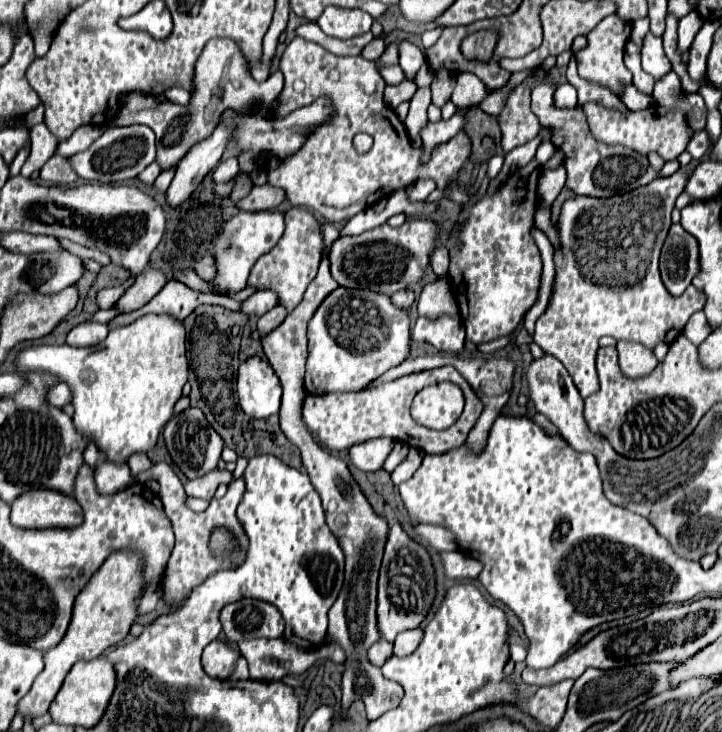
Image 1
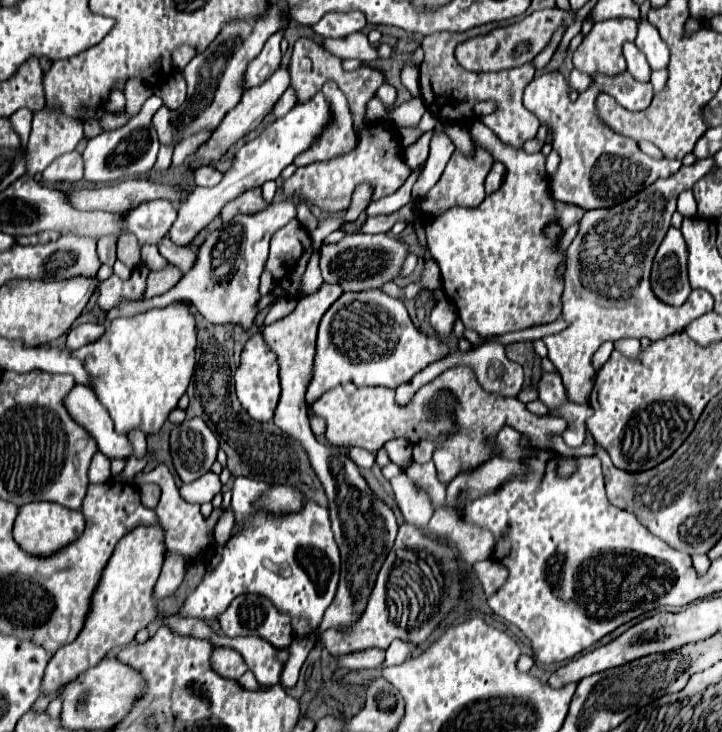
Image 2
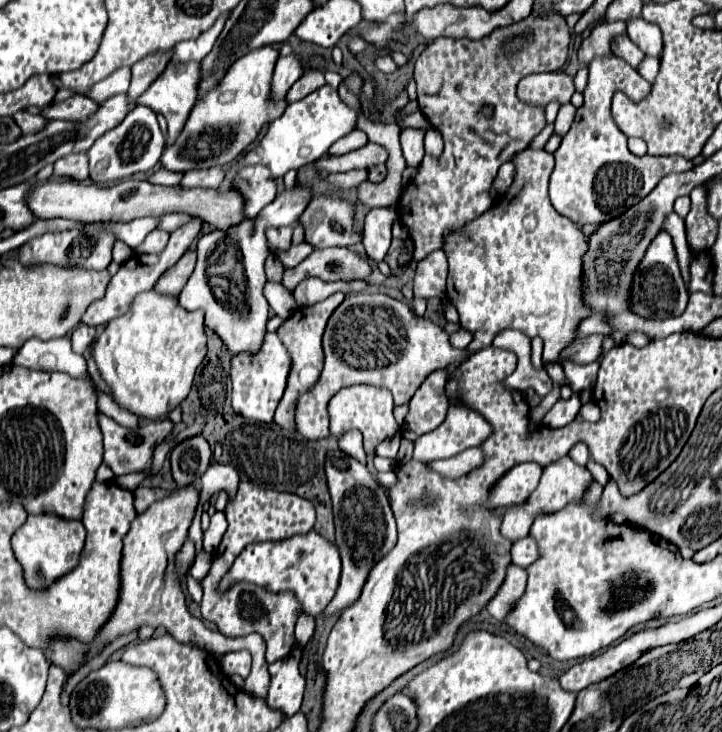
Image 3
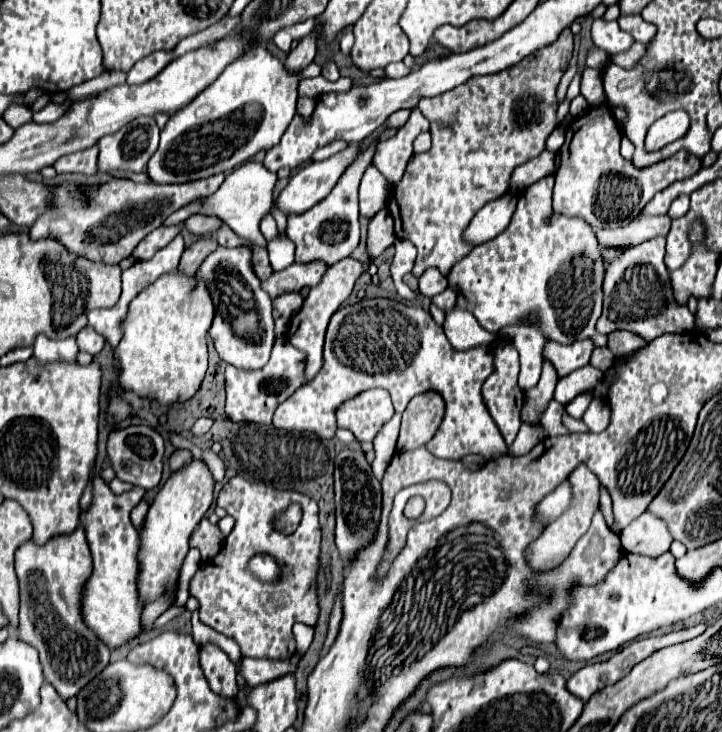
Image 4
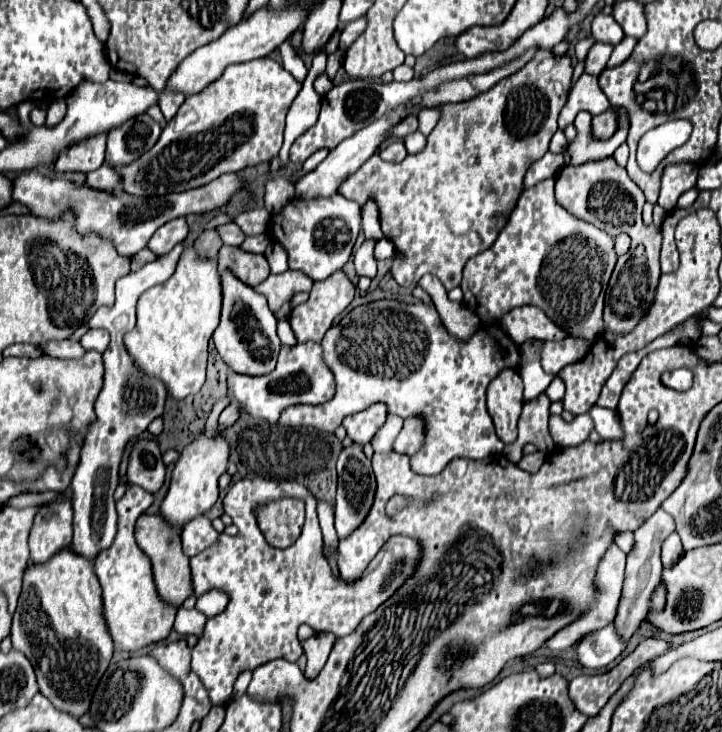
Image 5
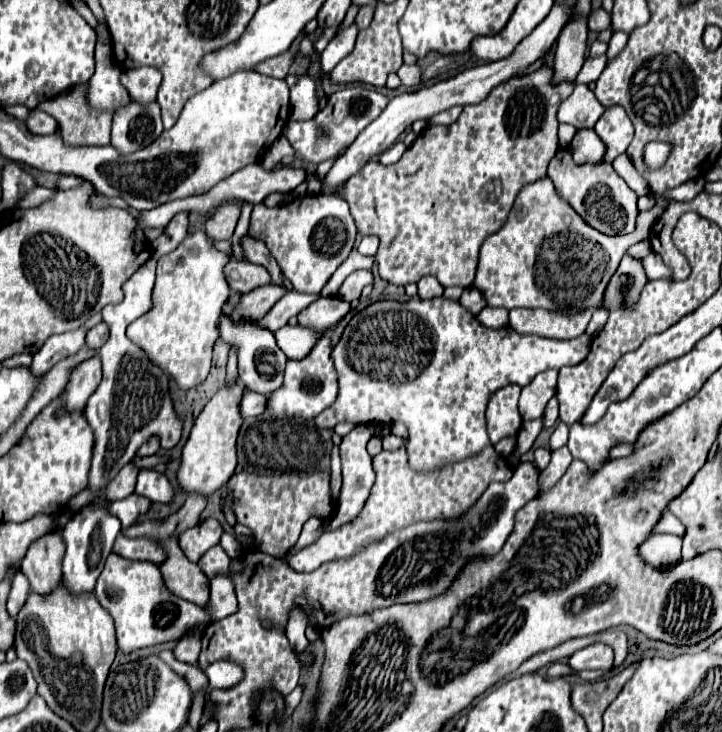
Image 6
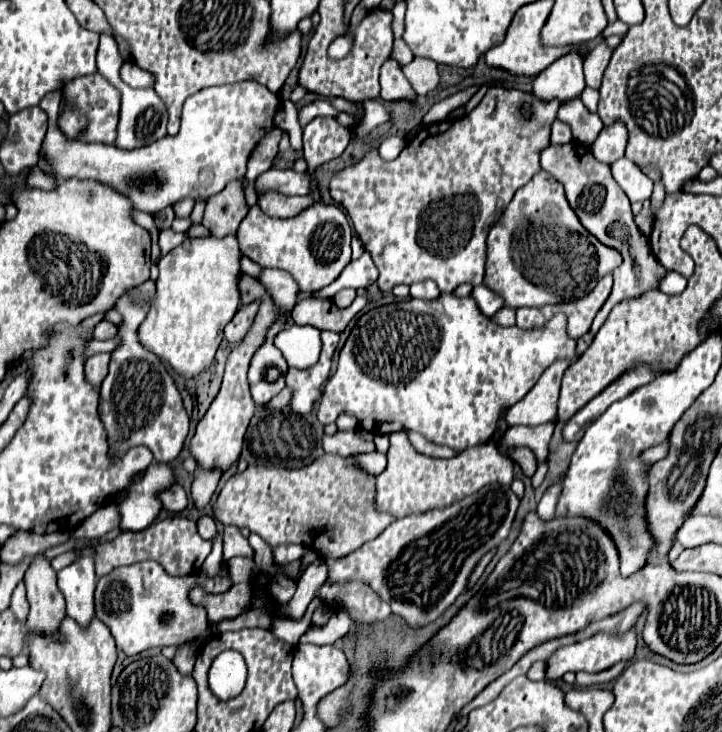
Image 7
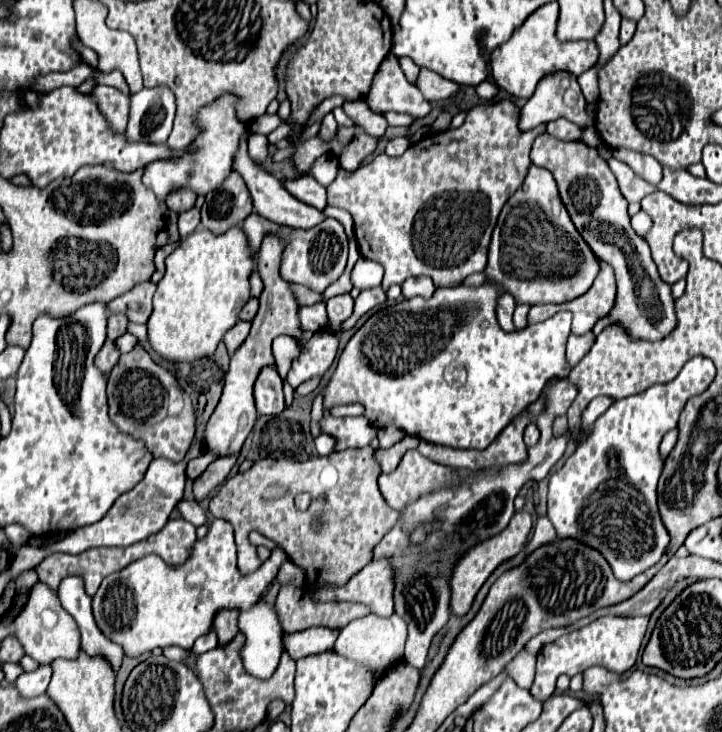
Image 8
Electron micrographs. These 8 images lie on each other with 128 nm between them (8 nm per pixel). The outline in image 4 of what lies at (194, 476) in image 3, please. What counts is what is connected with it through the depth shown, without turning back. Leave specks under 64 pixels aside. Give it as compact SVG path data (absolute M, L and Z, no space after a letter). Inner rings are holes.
M176 450L172 456L170 456L170 470L180 470L184 464L188 464L192 460L192 454L188 450Z

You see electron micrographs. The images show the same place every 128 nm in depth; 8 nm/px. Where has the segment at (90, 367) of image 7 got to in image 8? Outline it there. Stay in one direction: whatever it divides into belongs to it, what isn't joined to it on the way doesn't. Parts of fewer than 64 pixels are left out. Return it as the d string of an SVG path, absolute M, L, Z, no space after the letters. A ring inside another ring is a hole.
M106 340L104 346L102 346L102 350L100 350L98 356L96 356L96 366L98 366L104 374L108 374L108 372L114 368L114 364L118 362L118 358L120 358L120 350L116 348L116 344L114 344L112 340Z

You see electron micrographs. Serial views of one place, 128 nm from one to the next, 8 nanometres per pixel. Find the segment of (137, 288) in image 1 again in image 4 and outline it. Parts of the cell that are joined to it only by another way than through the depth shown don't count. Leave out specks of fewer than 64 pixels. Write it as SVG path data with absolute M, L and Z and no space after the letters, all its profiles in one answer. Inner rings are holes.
M200 238L200 240L196 240L190 248L184 250L184 256L182 256L178 268L180 268L182 272L188 272L190 276L196 274L196 270L198 270L200 264L204 262L204 258L206 258L210 252L214 252L216 248L218 248L216 238Z

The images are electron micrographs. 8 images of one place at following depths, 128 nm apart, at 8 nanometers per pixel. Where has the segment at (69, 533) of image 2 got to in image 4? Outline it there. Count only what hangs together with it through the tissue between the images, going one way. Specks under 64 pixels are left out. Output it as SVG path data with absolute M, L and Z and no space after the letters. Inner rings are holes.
M78 526L76 532L68 536L56 536L56 540L48 540L44 548L36 548L32 540L16 550L16 574L20 580L20 624L18 638L30 646L34 646L40 654L40 664L44 672L44 680L54 686L58 696L66 702L108 666L110 648L96 638L96 634L82 620L82 592L84 584L92 574L92 556L88 550L88 542L84 536L84 528Z

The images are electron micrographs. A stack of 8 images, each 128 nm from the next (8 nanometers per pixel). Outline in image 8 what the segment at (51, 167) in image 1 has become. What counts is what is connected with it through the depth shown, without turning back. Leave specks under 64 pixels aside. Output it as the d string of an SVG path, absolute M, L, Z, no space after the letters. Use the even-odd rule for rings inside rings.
M98 84L94 88L92 98L98 102L100 112L104 112L106 120L112 124L114 132L124 132L128 124L128 112L130 112L130 96L112 88Z

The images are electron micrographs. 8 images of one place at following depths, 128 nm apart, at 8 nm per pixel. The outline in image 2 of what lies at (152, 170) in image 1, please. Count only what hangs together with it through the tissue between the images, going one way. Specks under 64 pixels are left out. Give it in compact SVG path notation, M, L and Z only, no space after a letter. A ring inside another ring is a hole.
M172 144L160 146L160 152L158 152L158 160L156 160L156 168L154 170L166 170L170 166L170 162L172 162L172 150L174 150Z

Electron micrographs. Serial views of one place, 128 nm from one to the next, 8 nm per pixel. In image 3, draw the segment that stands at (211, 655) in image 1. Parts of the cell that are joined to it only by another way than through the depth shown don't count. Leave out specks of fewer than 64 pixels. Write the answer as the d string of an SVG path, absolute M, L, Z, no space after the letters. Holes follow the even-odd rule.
M238 650L238 652L230 652L230 654L222 656L222 672L226 676L238 674L238 676L246 678L250 672L250 664L252 664L252 658L250 658L248 650Z

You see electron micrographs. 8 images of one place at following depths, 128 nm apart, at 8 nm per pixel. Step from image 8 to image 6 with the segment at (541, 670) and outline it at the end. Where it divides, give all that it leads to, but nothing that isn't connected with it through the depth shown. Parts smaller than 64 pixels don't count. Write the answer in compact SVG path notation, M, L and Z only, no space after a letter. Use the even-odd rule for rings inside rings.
M590 644L578 650L574 656L568 658L568 666L576 672L580 670L610 670L614 662L613 649L606 644Z

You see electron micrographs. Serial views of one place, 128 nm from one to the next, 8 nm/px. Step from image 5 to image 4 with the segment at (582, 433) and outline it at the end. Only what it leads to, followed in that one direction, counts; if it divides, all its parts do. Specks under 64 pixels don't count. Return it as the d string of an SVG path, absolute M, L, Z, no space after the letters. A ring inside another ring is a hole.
M552 400L552 404L548 404L548 408L544 412L544 418L540 420L540 424L544 428L544 436L570 434L570 430L562 422L562 414L564 414L564 406L558 404L556 400Z

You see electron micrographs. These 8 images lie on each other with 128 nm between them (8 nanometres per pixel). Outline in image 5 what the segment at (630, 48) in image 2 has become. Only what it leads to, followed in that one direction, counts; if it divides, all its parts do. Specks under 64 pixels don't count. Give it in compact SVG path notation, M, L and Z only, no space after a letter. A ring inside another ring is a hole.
M606 14L594 16L591 23L591 35L598 42L610 42L610 44L618 44L624 38L622 28L616 24L612 16L606 16Z

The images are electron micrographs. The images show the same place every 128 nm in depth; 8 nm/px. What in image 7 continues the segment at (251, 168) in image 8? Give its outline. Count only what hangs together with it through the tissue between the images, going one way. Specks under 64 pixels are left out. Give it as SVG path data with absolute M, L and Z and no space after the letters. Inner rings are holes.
M262 192L258 196L258 206L264 214L272 218L290 218L298 216L302 210L316 204L312 196L286 196L280 192Z

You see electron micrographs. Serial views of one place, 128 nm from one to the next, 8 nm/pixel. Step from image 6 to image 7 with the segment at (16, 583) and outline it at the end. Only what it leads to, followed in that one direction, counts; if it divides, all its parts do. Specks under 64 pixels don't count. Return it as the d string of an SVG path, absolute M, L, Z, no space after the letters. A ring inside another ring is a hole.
M18 584L14 594L12 594L12 602L10 602L10 610L16 614L16 618L20 622L24 622L24 616L28 614L28 600L26 600L26 588L24 584Z

